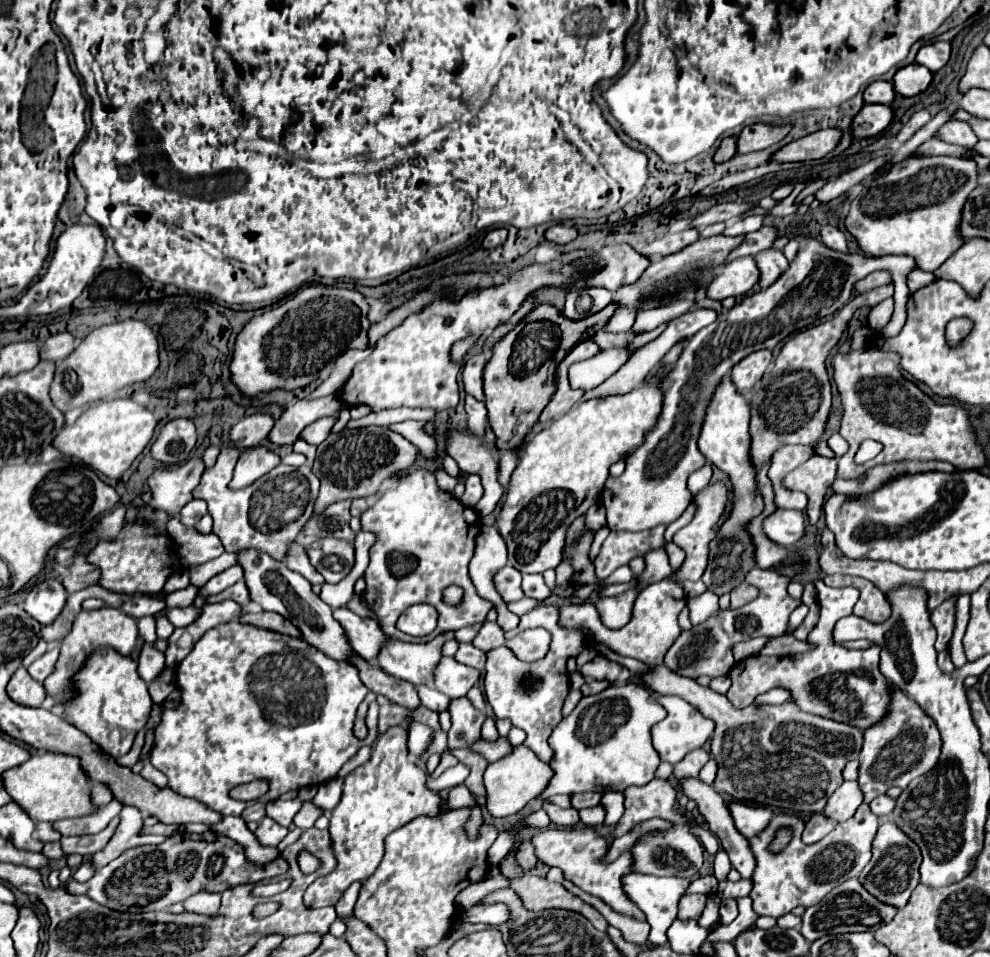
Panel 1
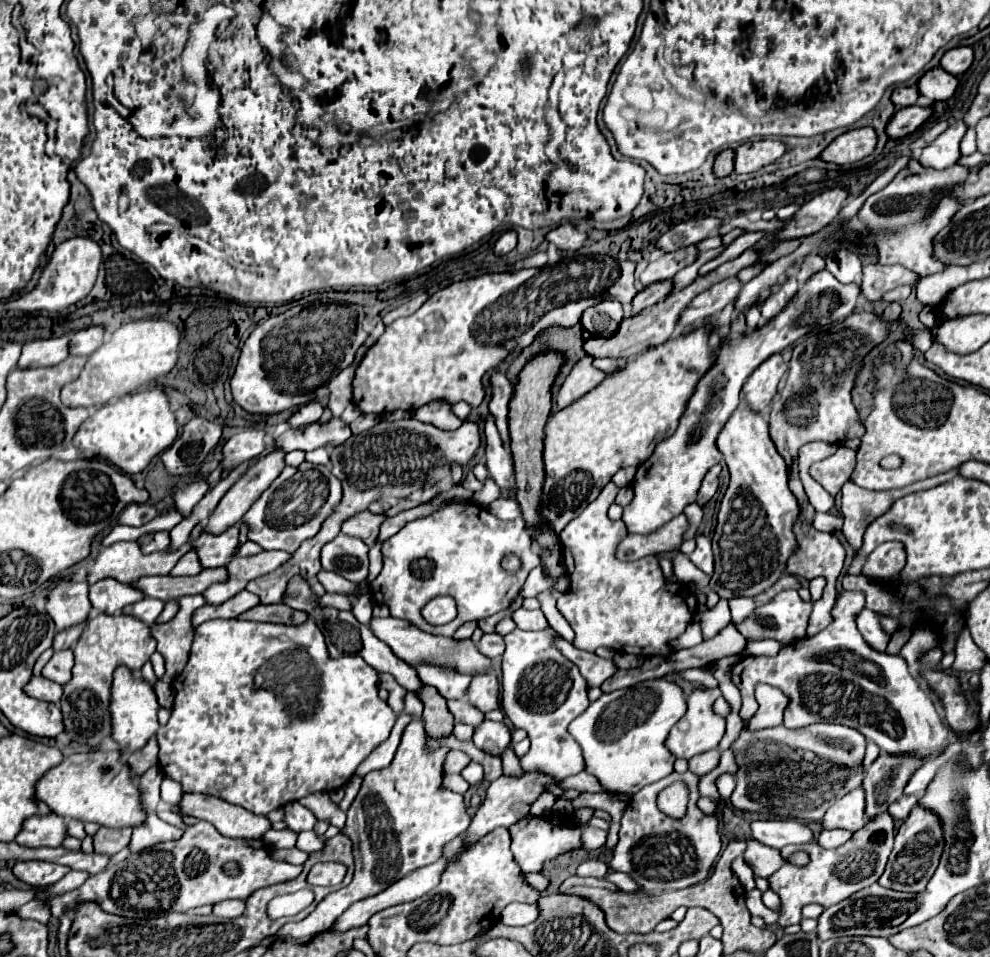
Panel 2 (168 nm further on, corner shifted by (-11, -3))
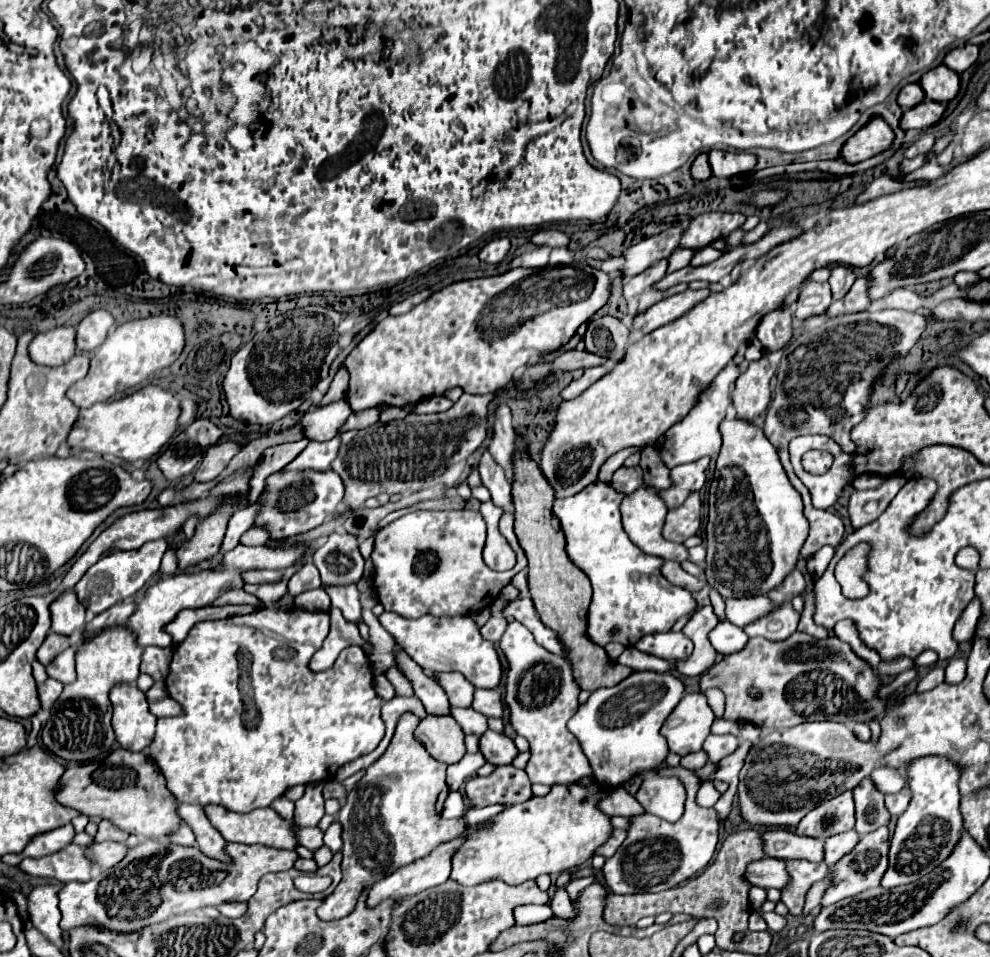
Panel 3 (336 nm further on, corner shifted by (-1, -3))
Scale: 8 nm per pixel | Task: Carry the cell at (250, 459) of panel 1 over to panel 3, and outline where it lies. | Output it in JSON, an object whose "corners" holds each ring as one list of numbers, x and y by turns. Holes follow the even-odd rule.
{"corners":[[223,508,221,512,215,512,209,516,209,520,201,520,197,524,195,536,191,540,185,540,177,550,177,570,185,570,189,566,197,566,203,560,213,558,221,550,221,542,227,530,227,522,233,516,233,508]]}

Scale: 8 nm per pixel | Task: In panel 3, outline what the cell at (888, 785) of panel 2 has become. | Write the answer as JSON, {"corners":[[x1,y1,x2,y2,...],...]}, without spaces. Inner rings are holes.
{"corners":[[865,778,855,790,855,808,857,808,857,824,855,830,859,834,869,834,881,826,889,824,889,812,883,804,883,794,877,792,875,784]]}

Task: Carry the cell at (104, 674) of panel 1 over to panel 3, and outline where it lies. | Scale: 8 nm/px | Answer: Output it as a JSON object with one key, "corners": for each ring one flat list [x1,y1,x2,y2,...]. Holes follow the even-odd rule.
{"corners":[[121,684,111,692,113,730,125,750,141,752,155,736,157,718,149,712,147,696,135,684]]}

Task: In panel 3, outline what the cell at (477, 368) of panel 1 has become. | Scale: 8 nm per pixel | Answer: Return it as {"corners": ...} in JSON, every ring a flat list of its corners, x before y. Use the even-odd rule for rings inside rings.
{"corners":[[501,404,497,410,497,422,493,426,493,440,489,444,489,452,511,480,513,478,513,456,517,452,517,434,511,424,511,410,505,404]]}

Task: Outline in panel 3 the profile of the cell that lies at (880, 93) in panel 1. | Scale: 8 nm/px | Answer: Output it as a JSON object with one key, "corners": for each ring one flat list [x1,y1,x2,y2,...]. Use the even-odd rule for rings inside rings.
{"corners":[[907,84,905,88,901,88,897,102,899,102,899,106,903,110,909,110,909,108,921,104,923,98,925,98,925,92,923,92,923,88,919,84]]}

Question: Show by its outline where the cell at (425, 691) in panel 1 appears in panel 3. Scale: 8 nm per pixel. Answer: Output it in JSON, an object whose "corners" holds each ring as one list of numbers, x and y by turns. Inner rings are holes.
{"corners":[[451,708,451,716,465,728,465,734,483,736,487,732,487,718,473,708]]}

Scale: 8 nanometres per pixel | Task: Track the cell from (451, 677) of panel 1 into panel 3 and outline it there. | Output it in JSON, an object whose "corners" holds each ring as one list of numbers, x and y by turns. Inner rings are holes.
{"corners":[[479,688,477,696,473,700,473,708,489,718,503,718,503,712,505,712,499,690,481,690]]}

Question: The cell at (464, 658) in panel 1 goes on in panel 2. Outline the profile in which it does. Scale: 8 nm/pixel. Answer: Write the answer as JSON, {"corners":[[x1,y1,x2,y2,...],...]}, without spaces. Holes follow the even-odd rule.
{"corners":[[491,632,491,634,485,634,485,636,479,640,477,648,479,648,479,652,481,652,483,656,487,656,489,660,495,660,495,658,503,656,505,642,503,642,503,638,501,638,499,634]]}

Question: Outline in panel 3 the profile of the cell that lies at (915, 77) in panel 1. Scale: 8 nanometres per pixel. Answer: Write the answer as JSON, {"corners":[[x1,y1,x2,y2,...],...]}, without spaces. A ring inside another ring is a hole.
{"corners":[[943,64,925,72,921,78,921,88,925,90,925,94,933,100,939,100,941,104,951,102,959,94,959,84,959,74,945,68]]}

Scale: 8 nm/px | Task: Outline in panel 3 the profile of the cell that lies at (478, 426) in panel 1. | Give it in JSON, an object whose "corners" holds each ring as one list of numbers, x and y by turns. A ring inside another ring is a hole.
{"corners":[[489,452,483,454,479,462,479,474,483,484,489,488,493,504,503,510,513,510,513,498,511,498,511,482,505,476,503,468,489,456]]}

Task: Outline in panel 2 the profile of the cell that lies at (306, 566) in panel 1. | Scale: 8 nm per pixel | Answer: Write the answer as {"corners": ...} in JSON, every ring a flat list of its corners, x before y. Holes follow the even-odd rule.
{"corners":[[321,570,317,574,317,580,323,584,323,588,327,592,341,592,341,594,353,594,357,590,357,584,351,584,347,580,343,580,343,576,335,574,335,572,327,572,327,570]]}

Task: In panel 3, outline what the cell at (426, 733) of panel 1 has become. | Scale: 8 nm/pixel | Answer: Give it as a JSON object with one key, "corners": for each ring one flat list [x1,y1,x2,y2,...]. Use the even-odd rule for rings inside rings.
{"corners":[[391,666,391,668,387,670,387,678,389,678,391,684,395,686,397,696,411,696,411,694,413,694,413,686,411,686,411,682,407,682,409,678,405,678,403,672,401,672,397,666]]}

